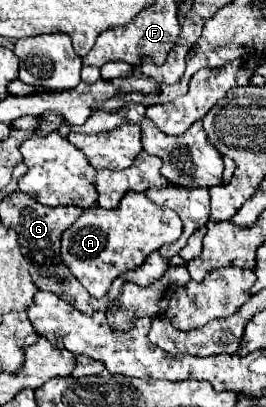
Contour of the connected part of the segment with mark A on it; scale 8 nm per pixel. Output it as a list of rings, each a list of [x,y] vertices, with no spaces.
[[[128,191],[116,209],[108,211],[102,207],[90,207],[78,217],[78,221],[72,227],[68,227],[64,231],[64,235],[62,235],[62,261],[66,263],[66,267],[72,271],[72,275],[86,287],[86,291],[92,297],[104,297],[104,293],[108,291],[108,287],[116,275],[138,267],[146,259],[148,253],[158,251],[164,243],[176,241],[180,235],[182,235],[182,221],[178,219],[178,215],[174,211],[156,207],[154,203],[150,203],[150,199],[144,193]]]

